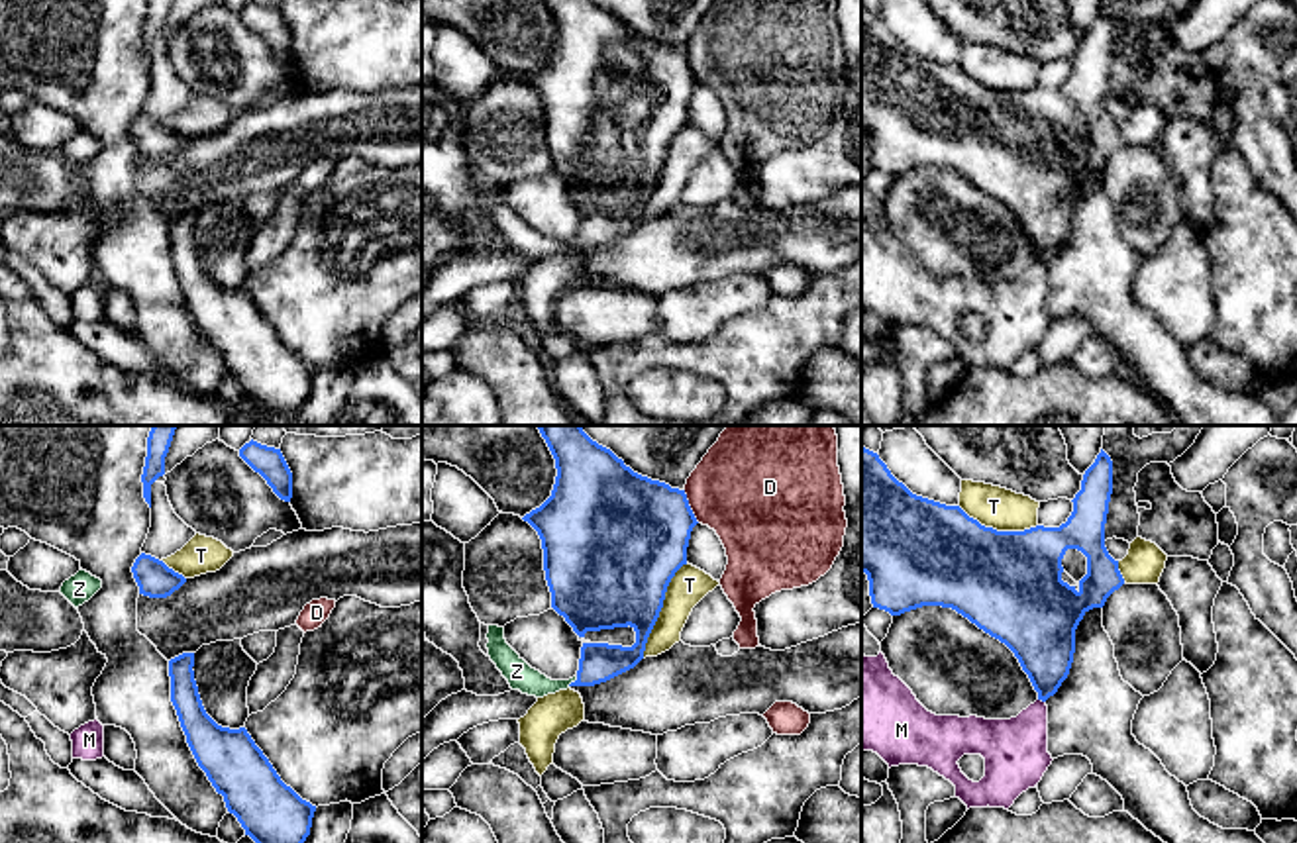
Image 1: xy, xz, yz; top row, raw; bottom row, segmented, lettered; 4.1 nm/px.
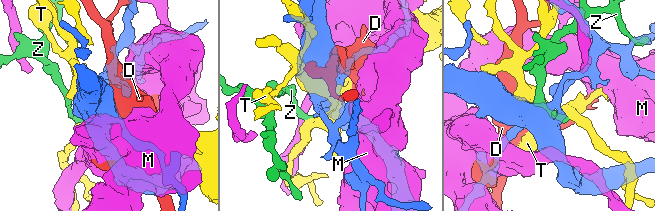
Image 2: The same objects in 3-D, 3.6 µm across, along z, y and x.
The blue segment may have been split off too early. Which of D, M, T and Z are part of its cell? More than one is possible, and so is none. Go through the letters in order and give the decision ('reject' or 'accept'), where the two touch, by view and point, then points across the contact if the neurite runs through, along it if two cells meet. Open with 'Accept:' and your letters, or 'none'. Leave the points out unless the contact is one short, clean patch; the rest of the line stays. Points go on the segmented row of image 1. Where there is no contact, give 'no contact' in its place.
Accept: Z
D: reject; meets blue in xz at (689, 506)
M: reject; meets blue in yz at (1042, 700)
T: reject; meets blue in xz at (660, 610)
Z: accept; meets blue in xz at (571, 683); runs through xz (599, 661), (571, 683), (536, 685), (517, 671)

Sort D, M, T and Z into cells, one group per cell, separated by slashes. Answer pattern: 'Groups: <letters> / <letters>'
Groups: D / M / T / Z

